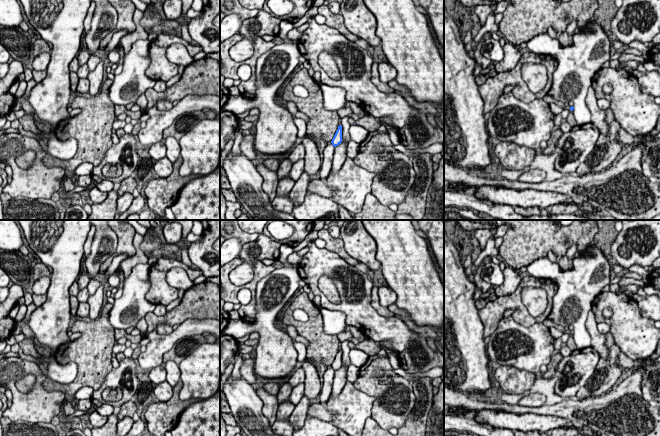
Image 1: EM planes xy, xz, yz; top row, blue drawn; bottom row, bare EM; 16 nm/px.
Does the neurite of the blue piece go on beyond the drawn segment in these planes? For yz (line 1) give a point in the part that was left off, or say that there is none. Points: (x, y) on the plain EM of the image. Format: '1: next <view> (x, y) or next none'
1: next none

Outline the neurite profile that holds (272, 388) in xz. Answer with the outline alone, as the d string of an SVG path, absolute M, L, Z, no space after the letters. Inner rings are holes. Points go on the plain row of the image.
M268 382L263 386L264 390L268 392L269 394L272 395L277 395L279 392L279 384L278 383L273 383L273 382Z

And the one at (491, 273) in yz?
M491 261L484 264L481 271L481 278L491 286L500 286L504 283L504 274L501 271L500 265Z

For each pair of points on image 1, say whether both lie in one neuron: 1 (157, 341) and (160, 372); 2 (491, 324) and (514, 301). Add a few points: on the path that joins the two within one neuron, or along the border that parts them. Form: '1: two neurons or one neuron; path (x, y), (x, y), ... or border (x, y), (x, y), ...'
1: two neurons; border (162, 363), (148, 371)
2: one neuron; path (491, 317), (507, 302)

